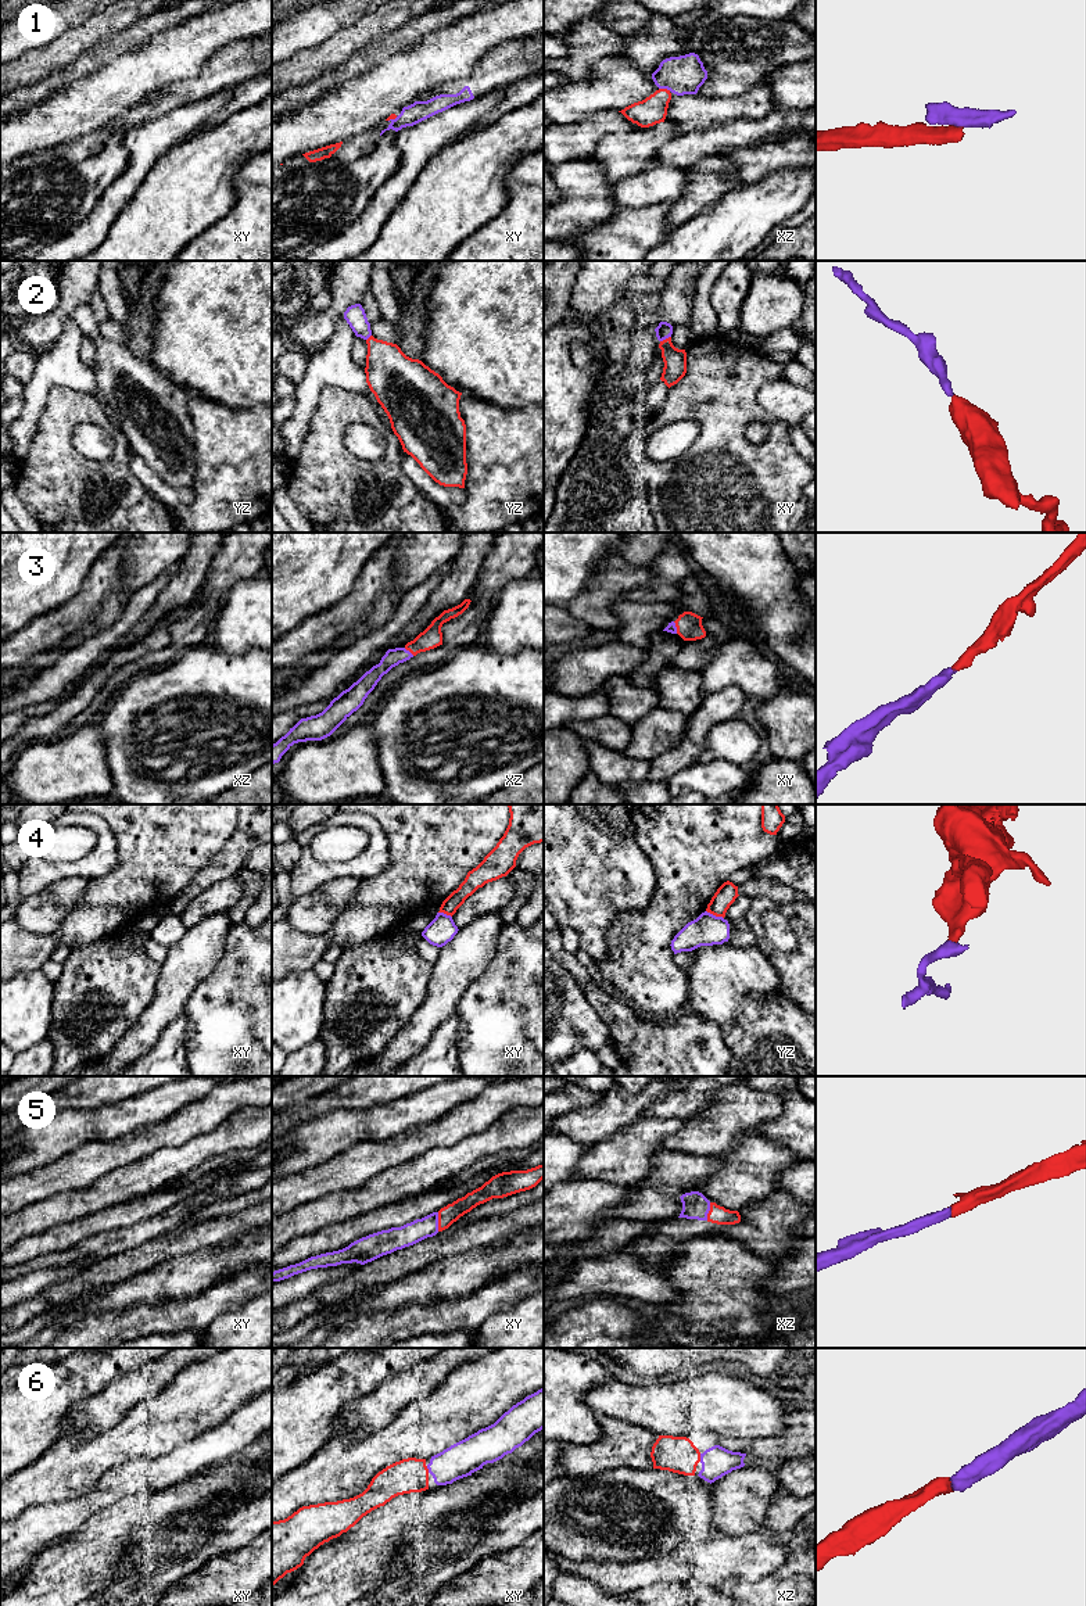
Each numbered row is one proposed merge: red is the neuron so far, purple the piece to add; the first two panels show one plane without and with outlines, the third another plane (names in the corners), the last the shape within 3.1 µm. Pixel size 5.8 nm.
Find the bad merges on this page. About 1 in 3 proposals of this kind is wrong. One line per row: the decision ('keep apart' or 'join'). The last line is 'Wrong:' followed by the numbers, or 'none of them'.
1: join
2: join
3: join
4: keep apart
5: join
6: join
Wrong: 4

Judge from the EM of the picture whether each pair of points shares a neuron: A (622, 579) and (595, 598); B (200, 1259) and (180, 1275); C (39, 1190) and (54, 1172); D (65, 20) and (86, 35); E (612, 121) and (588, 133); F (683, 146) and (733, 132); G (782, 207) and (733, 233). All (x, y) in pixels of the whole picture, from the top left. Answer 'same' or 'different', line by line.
A: same
B: same
C: same
D: different
E: same
F: same
G: same

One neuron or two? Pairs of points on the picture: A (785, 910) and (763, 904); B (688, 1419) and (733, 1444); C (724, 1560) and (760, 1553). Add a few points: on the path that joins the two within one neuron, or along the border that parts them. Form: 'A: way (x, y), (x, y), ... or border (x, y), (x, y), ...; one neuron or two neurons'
A: way (780, 907), (769, 906); one neuron
B: border (721, 1436), (753, 1440); two neurons
C: way (733, 1560), (752, 1560); one neuron

